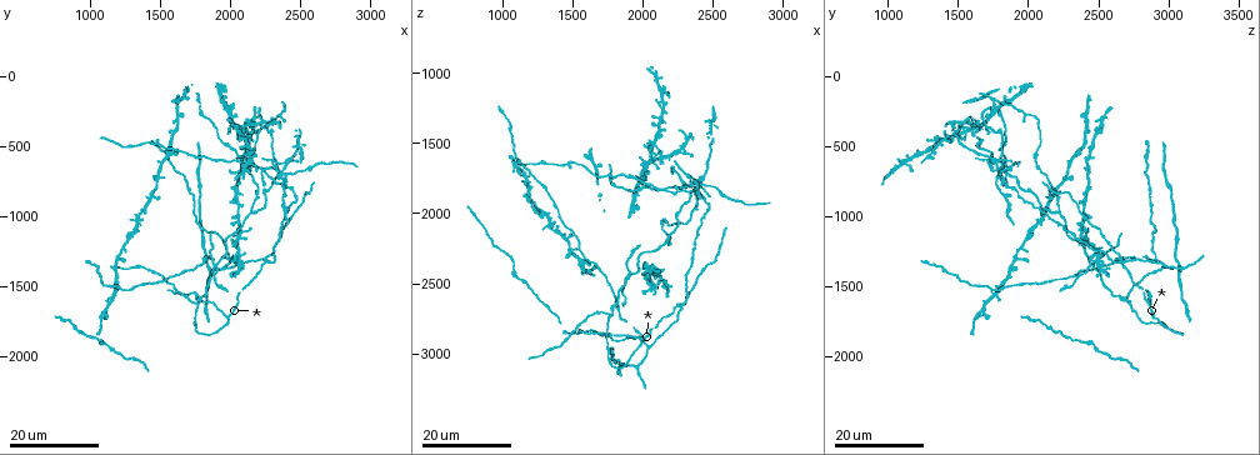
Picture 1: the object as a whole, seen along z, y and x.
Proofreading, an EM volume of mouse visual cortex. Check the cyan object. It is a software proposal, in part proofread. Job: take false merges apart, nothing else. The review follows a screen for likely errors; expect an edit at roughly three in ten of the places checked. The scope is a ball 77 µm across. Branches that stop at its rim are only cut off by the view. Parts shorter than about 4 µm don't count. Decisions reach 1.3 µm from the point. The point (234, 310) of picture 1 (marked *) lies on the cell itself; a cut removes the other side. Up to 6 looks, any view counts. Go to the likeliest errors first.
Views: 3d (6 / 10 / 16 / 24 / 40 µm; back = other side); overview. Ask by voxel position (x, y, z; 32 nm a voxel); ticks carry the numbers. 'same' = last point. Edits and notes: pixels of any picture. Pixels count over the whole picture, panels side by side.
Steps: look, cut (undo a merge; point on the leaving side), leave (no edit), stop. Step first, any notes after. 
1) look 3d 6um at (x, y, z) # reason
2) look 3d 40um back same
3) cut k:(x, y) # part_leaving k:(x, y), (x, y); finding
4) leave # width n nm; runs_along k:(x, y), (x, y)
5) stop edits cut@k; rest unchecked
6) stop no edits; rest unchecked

look 3d 16um at (1180, 1560, 1760) # four arms meet

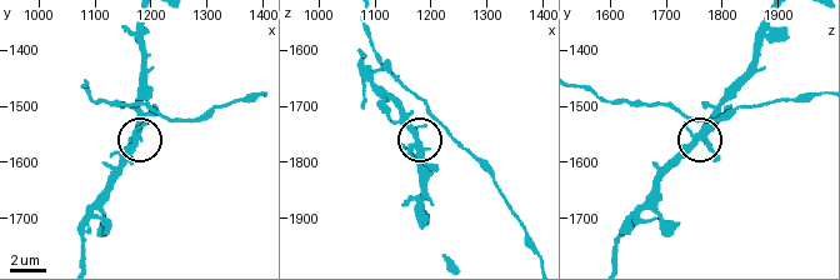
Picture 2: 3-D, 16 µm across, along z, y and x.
look 3d 10um at (1180, 1560, 1760)

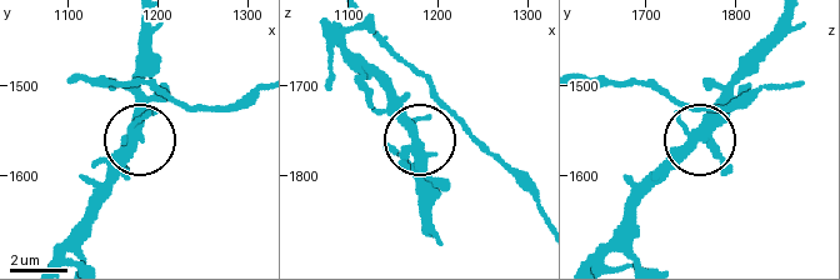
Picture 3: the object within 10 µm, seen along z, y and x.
leave # side_arm 59 um; arms 4; all the same cell

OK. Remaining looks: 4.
look 3d 24um at (2300, 1340, 2640) # looks like a crossing

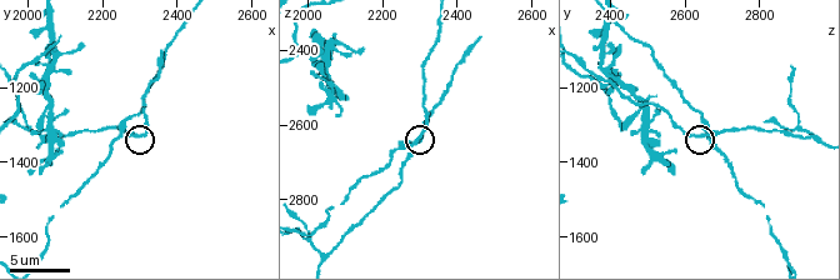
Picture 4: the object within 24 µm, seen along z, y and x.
look 3d 10um at (2280, 1330, 2660) # closer look

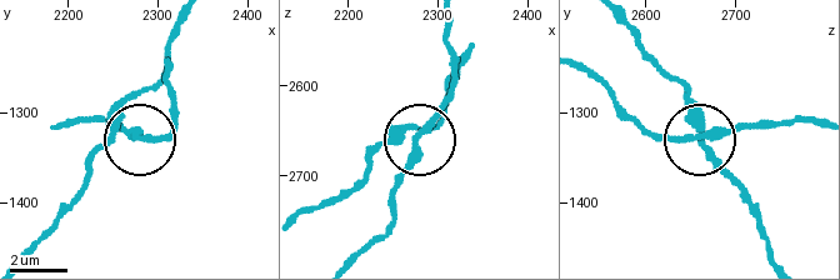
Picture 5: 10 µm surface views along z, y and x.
leave # width 250 nm; all the same cell

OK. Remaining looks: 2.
look 3d 24um at (1960, 1360, 3080) # arms part here

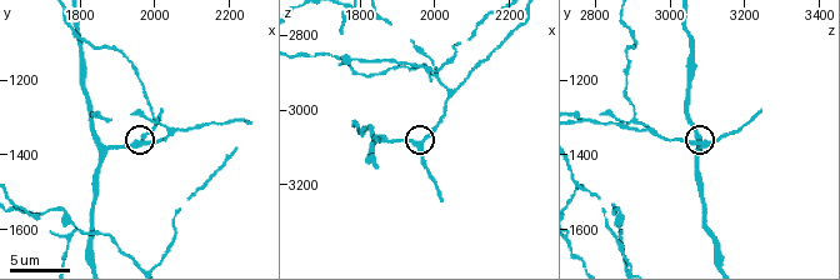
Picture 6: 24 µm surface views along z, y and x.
look 3d 10um at (1950, 1370, 3100) # closer look

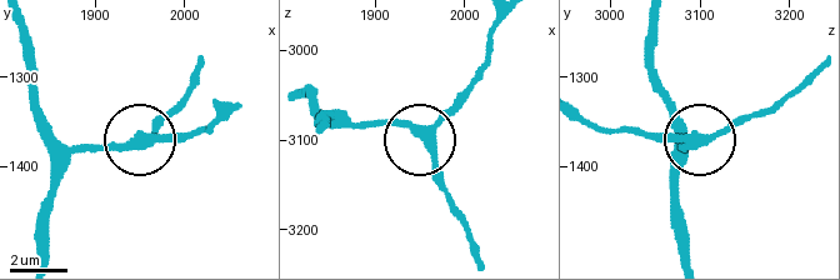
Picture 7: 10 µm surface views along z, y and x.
leave # side_arm 6 um; runs_along 7:(583, 118), (619, 133), (705, 140), (774, 106); one cell here

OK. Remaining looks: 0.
stop no edits; rest unchecked

